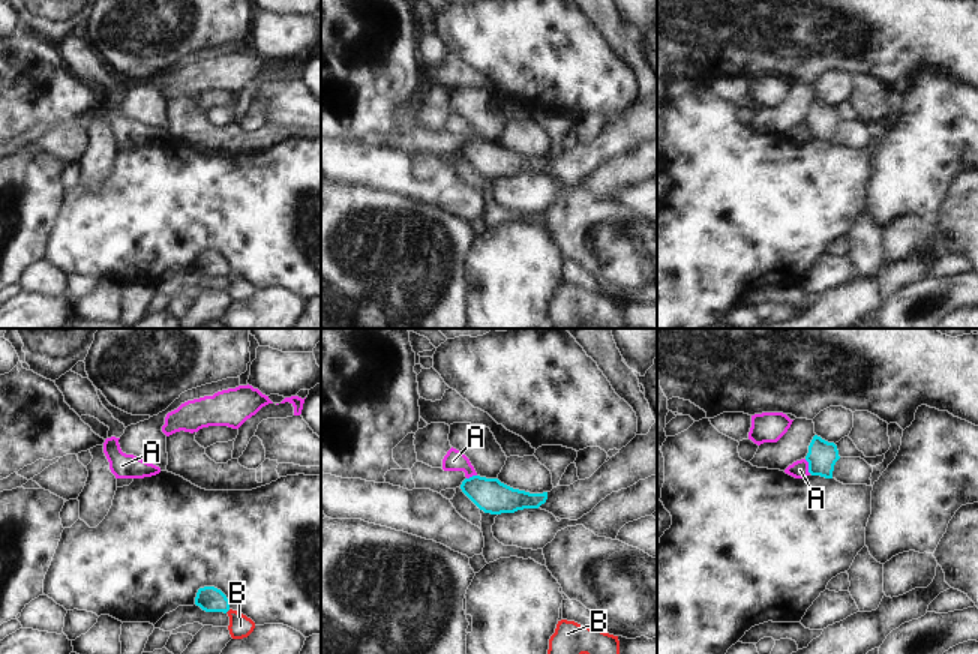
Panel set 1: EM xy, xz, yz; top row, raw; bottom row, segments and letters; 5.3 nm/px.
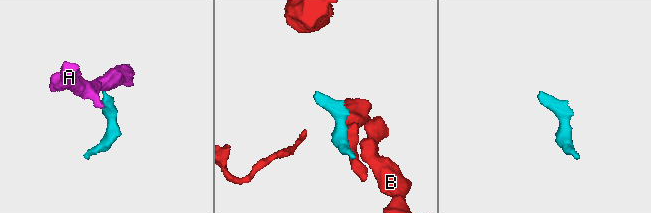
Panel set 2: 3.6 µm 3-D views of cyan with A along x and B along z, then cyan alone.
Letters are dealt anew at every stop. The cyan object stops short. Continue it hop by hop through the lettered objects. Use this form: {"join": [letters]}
{"join": []}

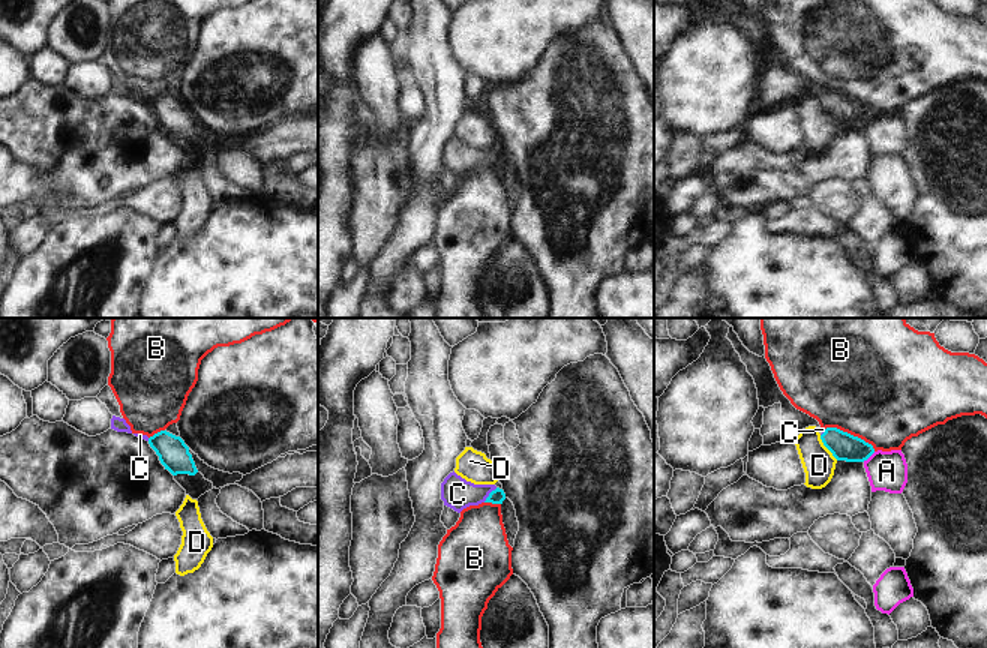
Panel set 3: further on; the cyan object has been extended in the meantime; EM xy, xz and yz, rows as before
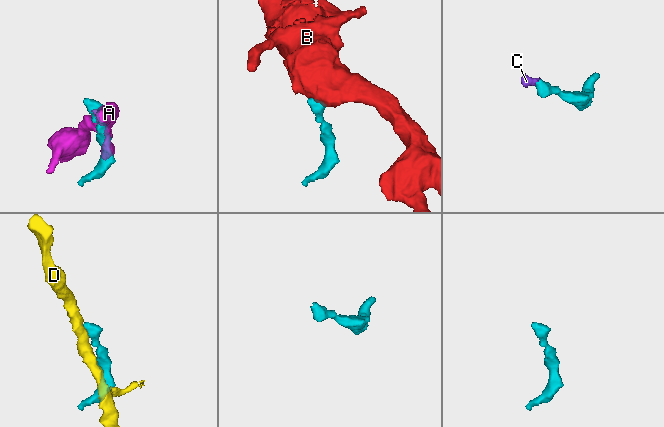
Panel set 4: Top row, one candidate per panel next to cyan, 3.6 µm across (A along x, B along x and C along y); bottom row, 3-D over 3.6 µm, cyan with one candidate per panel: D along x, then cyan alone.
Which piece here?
{"join": ["C"]}

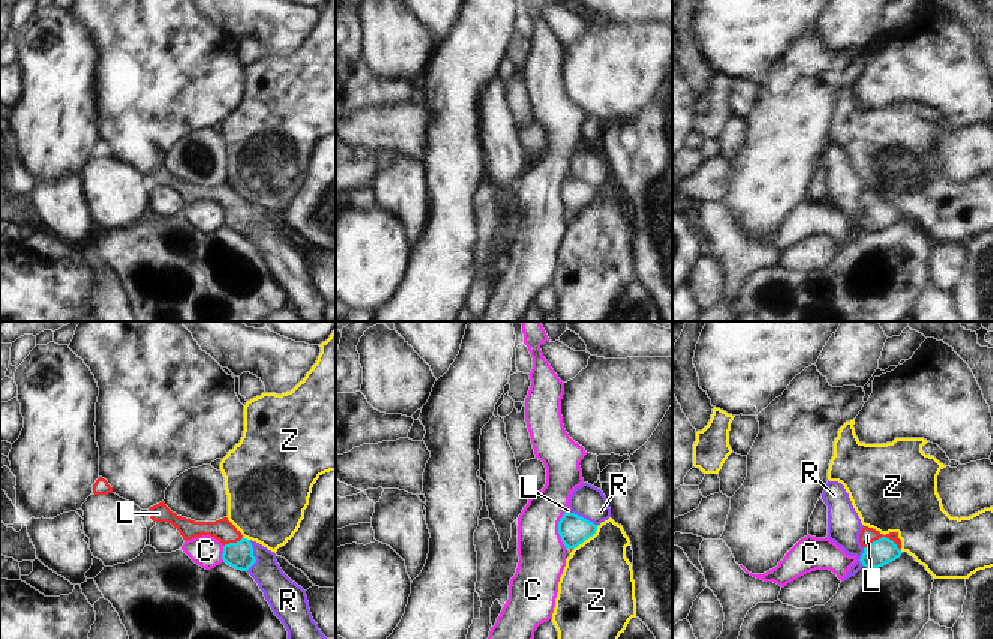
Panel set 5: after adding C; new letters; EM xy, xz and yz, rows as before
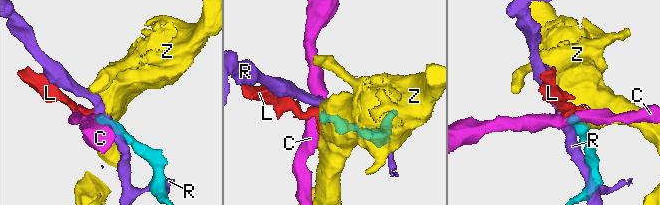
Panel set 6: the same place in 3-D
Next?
{"join": ["L"]}

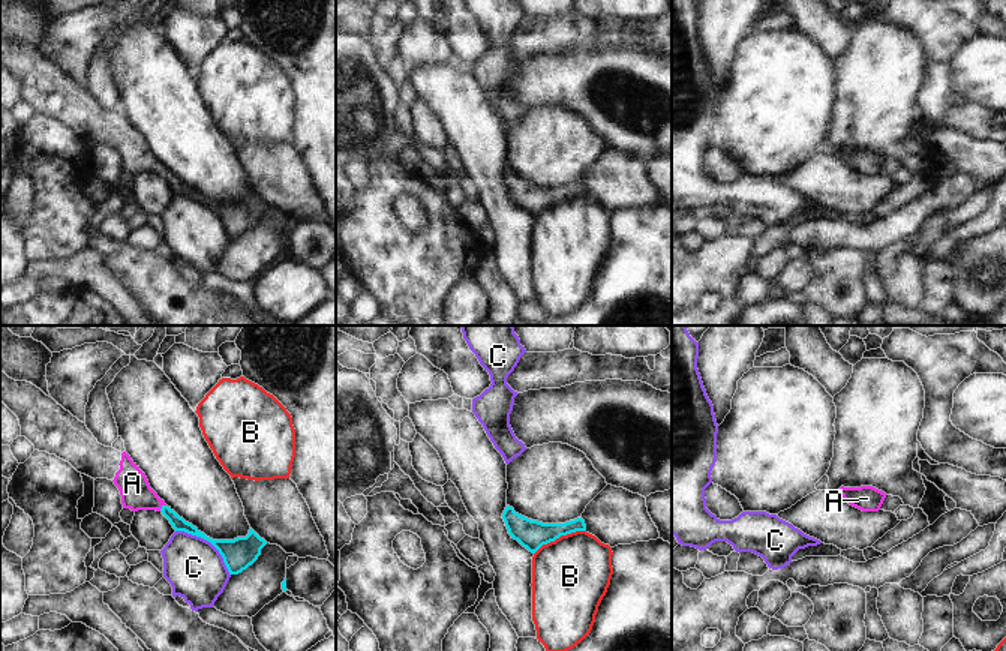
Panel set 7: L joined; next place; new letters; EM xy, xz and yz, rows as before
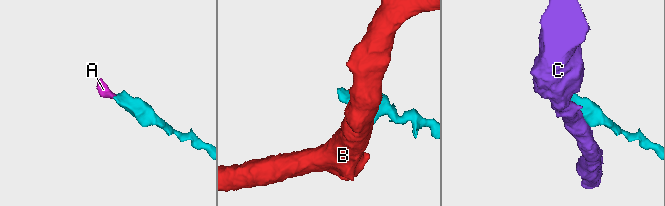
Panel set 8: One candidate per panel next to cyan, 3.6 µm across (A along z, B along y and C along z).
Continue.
{"join": ["A"]}

